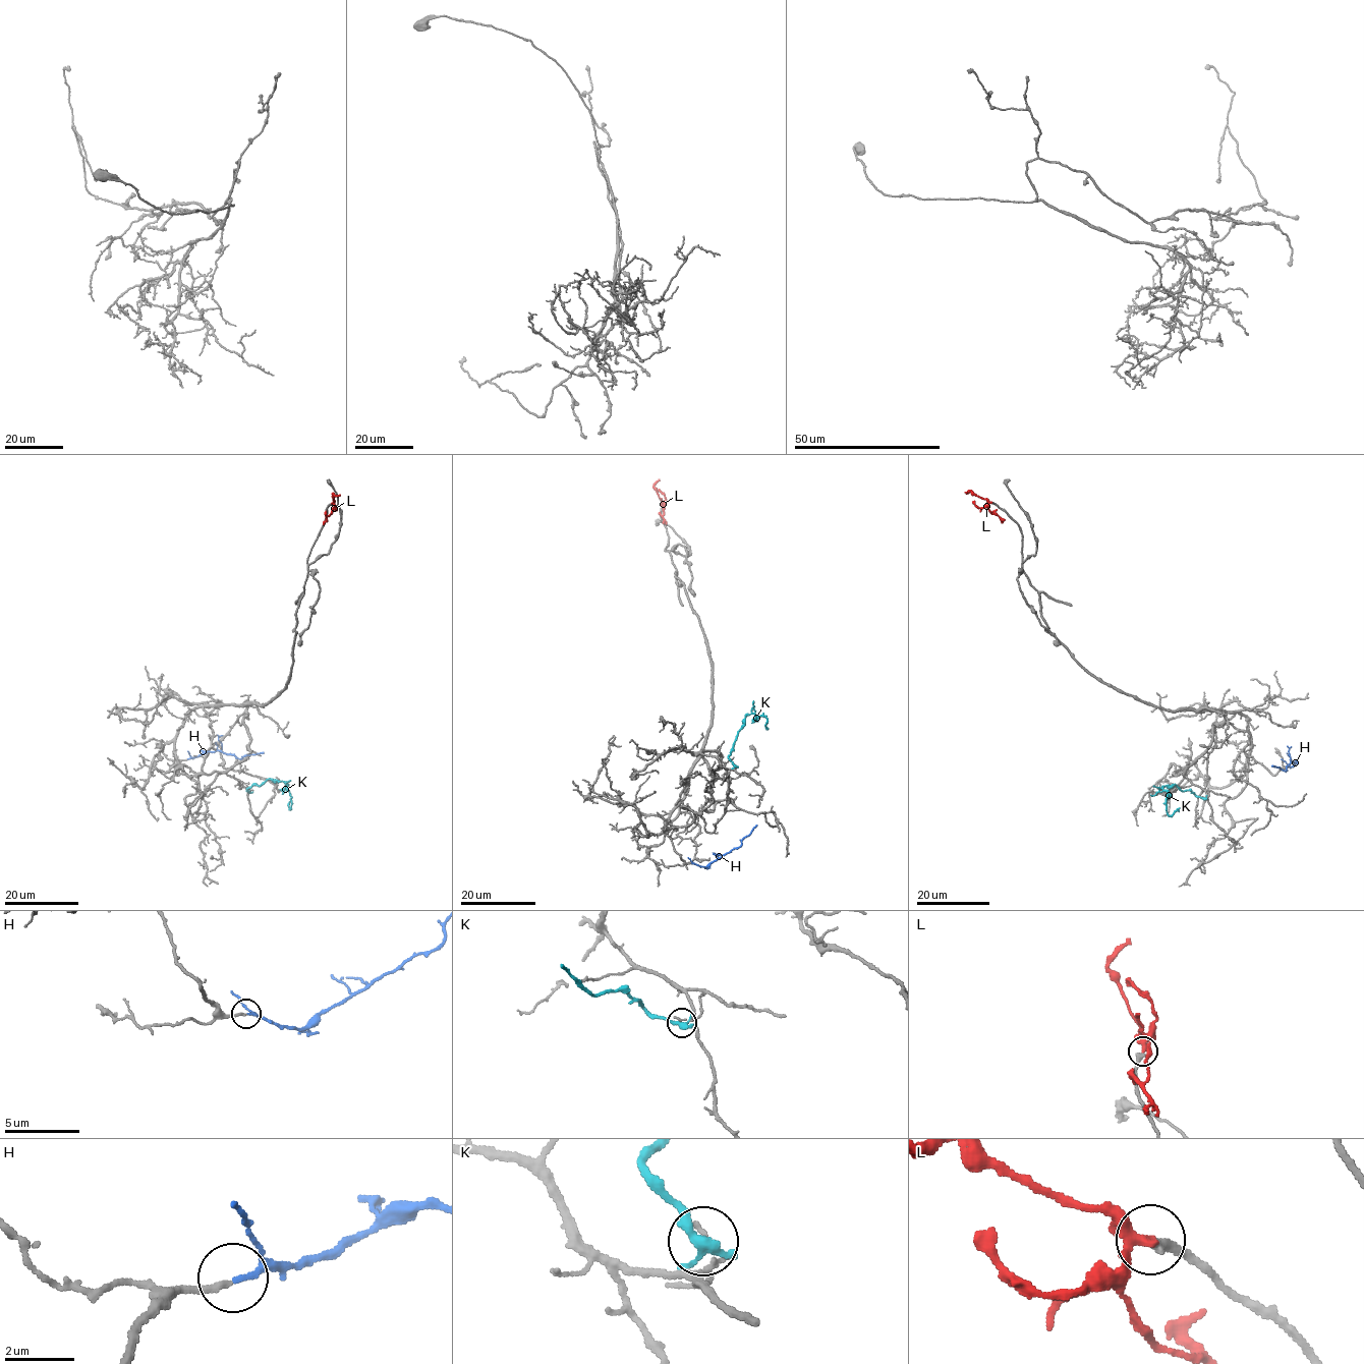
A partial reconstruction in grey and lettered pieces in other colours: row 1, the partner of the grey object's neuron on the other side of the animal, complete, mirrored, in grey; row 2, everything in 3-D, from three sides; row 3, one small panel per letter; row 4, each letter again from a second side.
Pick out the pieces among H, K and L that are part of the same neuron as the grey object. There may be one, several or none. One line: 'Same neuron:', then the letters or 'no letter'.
Same neuron: H

